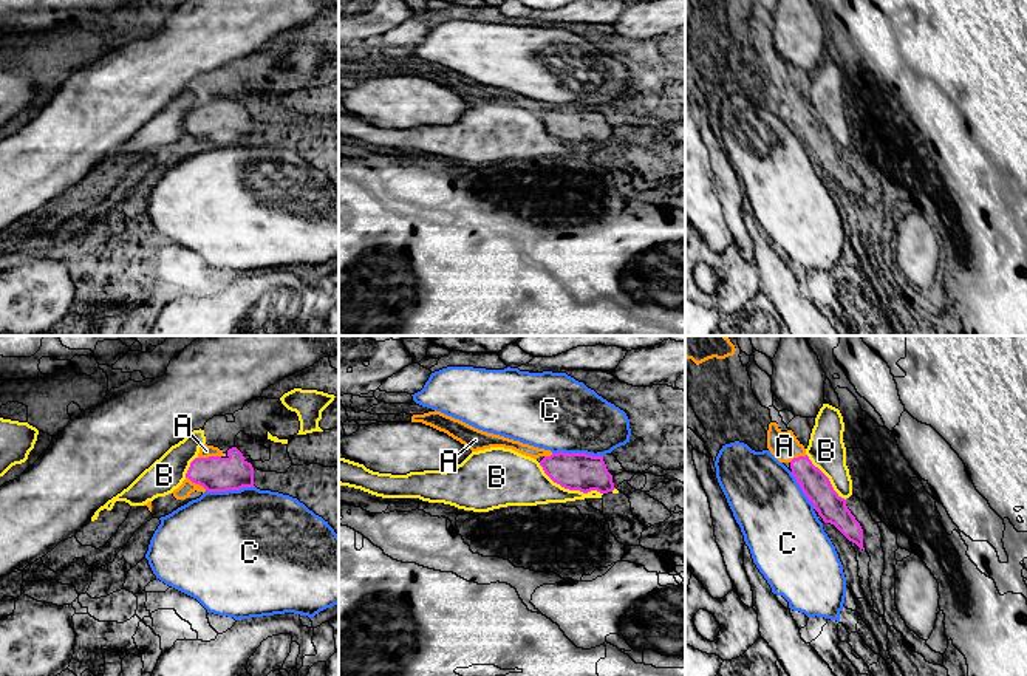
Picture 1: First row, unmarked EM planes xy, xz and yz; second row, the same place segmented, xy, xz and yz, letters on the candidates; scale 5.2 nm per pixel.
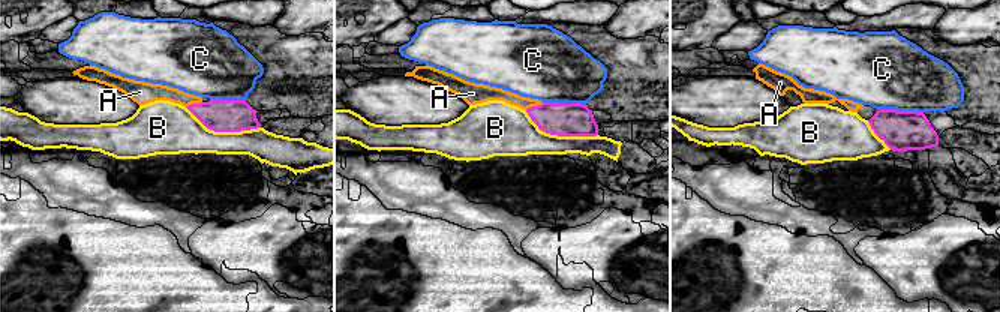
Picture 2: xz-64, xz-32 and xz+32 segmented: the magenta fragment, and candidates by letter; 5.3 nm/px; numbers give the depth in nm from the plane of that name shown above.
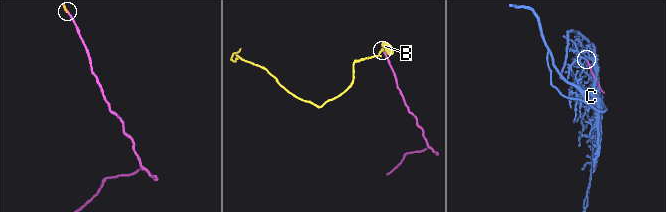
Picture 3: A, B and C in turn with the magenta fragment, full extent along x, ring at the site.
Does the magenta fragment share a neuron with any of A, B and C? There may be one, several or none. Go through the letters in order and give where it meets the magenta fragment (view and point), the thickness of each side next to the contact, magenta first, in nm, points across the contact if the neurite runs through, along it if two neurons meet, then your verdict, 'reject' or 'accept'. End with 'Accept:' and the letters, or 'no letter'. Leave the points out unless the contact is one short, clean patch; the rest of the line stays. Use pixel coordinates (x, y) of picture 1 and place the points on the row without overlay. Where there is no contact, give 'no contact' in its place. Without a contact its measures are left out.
A: meets magenta in xy at (209, 110); 190 nm thick on the magenta side, 70 nm on the other; runs through xy (215, 127), (209, 121), (209, 110), (206, 104); accept
B: meets magenta in xz at (569, 143); 190 nm thick on the magenta side, 240 nm on the other; reject
C: meets magenta in xz at (577, 107); 190 nm thick on the magenta side, 400 nm on the other; reject
Accept: A

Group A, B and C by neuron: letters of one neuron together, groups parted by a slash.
A / B / C

